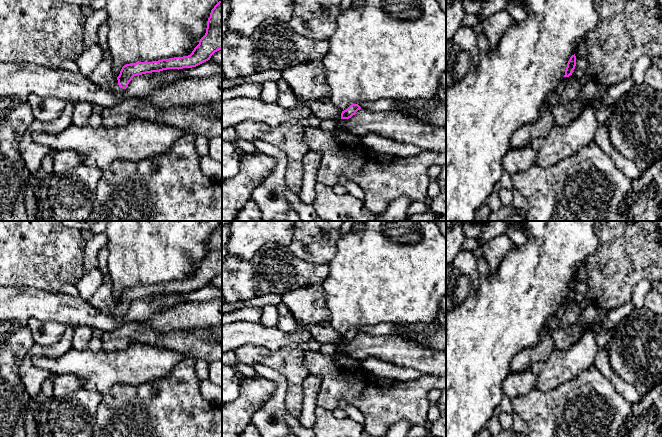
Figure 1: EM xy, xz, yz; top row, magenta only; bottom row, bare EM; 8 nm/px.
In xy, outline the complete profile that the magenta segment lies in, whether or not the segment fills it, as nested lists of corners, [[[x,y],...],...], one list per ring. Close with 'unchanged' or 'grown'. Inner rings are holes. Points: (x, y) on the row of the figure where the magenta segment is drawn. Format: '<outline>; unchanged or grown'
[[[222,0],[211,10],[206,33],[190,55],[126,64],[118,77],[114,73],[111,57],[103,58],[88,78],[102,89],[123,93],[134,76],[167,69],[196,67],[210,60],[211,56],[219,50],[222,50]]]; grown

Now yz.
[[[575,54],[572,55],[567,63],[567,67],[565,70],[565,75],[561,77],[557,83],[557,87],[555,91],[560,95],[565,87],[565,83],[568,80],[569,76],[572,75],[573,70],[575,69],[576,66],[576,56]]]; grown

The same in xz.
[[[280,78],[277,82],[278,99],[276,103],[287,109],[294,109],[298,106],[307,106],[314,115],[321,120],[349,119],[356,114],[361,107],[358,104],[350,105],[346,110],[341,111],[329,98],[319,98],[316,100],[303,101],[297,98],[289,84]]]; grown

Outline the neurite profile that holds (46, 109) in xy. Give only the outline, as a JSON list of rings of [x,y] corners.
[[[30,95],[26,101],[31,106],[35,119],[42,122],[55,120],[65,106],[62,100],[54,97]]]

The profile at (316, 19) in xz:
[[[293,0],[293,15],[288,24],[313,40],[328,40],[336,29],[342,0]]]

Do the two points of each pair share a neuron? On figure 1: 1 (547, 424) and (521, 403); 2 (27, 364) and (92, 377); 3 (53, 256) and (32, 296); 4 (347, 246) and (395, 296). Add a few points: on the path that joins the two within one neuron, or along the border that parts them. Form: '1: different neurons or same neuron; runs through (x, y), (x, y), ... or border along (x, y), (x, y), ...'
1: same neuron; runs through (541, 418), (527, 406)
2: different neurons; border along (58, 357), (35, 356), (32, 363)
3: different neurons; border along (13, 286), (36, 287), (58, 293)
4: same neuron; runs through (359, 258), (385, 284)

